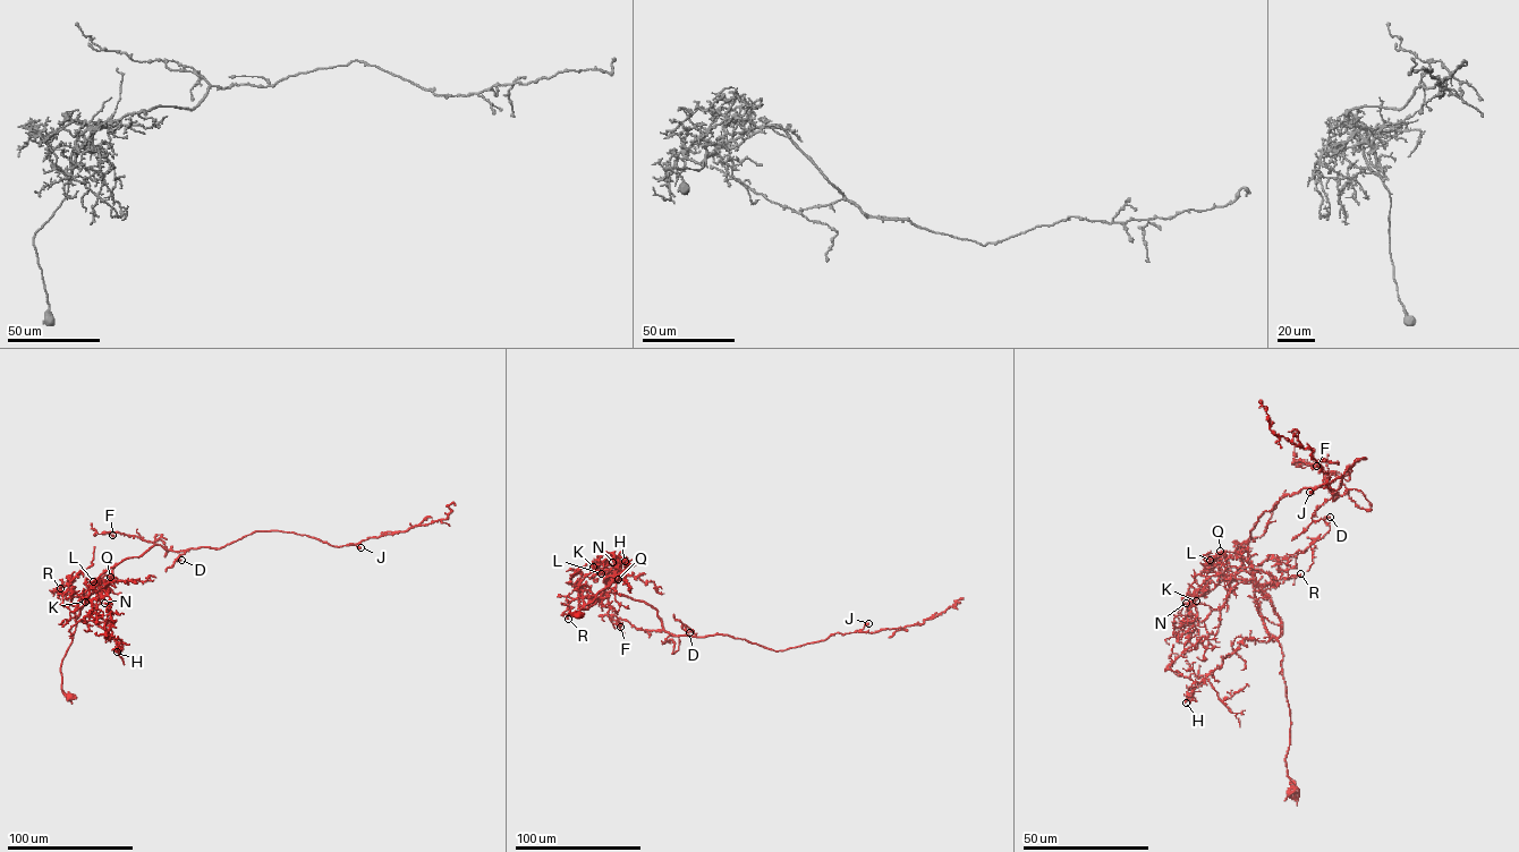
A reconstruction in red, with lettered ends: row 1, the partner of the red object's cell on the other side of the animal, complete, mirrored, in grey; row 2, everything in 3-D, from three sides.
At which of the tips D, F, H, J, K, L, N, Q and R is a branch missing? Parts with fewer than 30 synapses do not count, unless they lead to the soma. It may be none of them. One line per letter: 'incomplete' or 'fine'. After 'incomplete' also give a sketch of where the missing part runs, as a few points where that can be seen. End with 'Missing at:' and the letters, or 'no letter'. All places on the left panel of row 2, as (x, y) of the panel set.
D: fine
F: fine
H: fine
J: fine
K: fine
L: fine
N: fine
Q: fine
R: fine
Missing at: no letter

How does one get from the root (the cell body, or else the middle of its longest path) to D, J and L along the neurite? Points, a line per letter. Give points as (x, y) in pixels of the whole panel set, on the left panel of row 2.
D: (69, 696), (62, 692), (60, 667), (83, 594), (107, 570), (153, 545), (187, 550), (175, 562), (181, 560)
J: (69, 696), (60, 667), (78, 601), (122, 560), (153, 545), (220, 548), (268, 530), (361, 547)
L: (69, 696), (62, 692), (60, 667), (81, 610), (88, 596), (101, 588), (96, 580), (93, 581)

